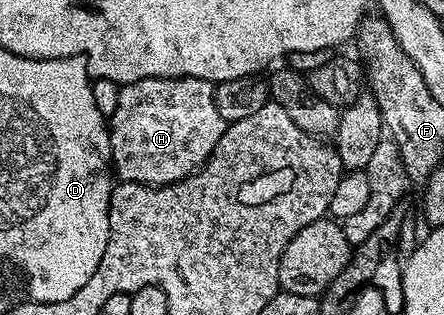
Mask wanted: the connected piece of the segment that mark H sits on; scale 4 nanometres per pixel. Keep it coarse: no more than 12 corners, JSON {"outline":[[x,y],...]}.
{"outline":[[125,83],[108,123],[115,178],[171,187],[225,126],[213,84]]}

